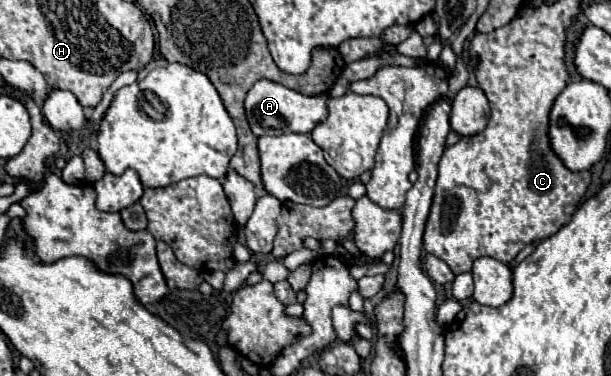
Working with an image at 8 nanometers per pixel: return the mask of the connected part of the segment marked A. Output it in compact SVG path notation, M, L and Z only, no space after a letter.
M258 80L250 90L244 100L248 124L256 136L268 134L268 136L278 136L278 134L288 134L288 132L298 132L298 134L308 134L314 130L316 124L326 120L328 108L326 108L326 94L318 96L306 96L302 92L290 90L282 84L276 84L272 80Z

